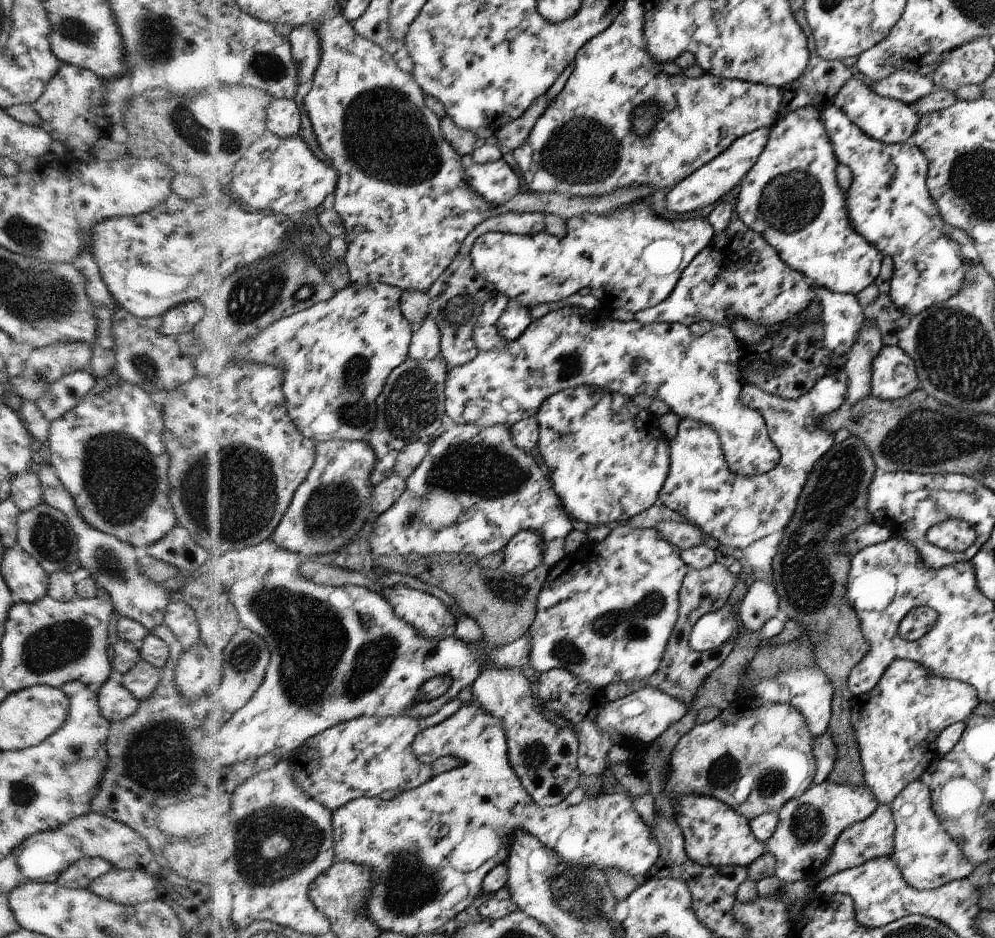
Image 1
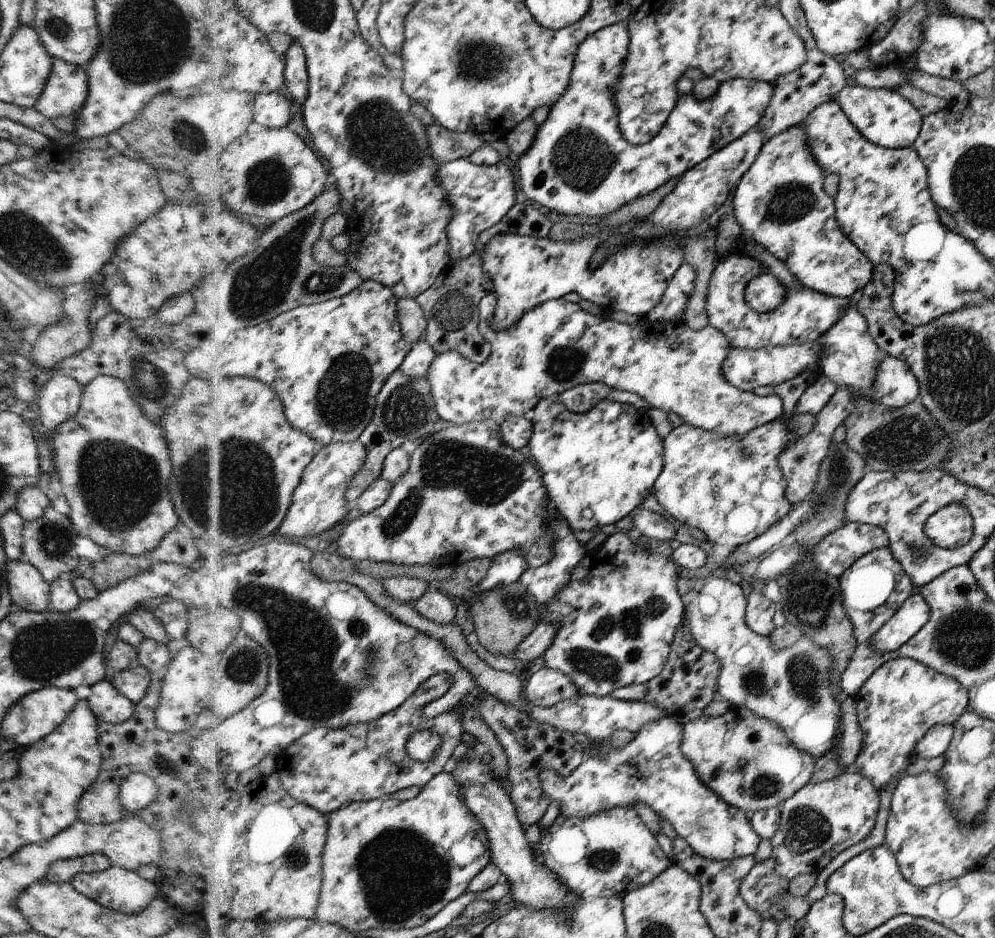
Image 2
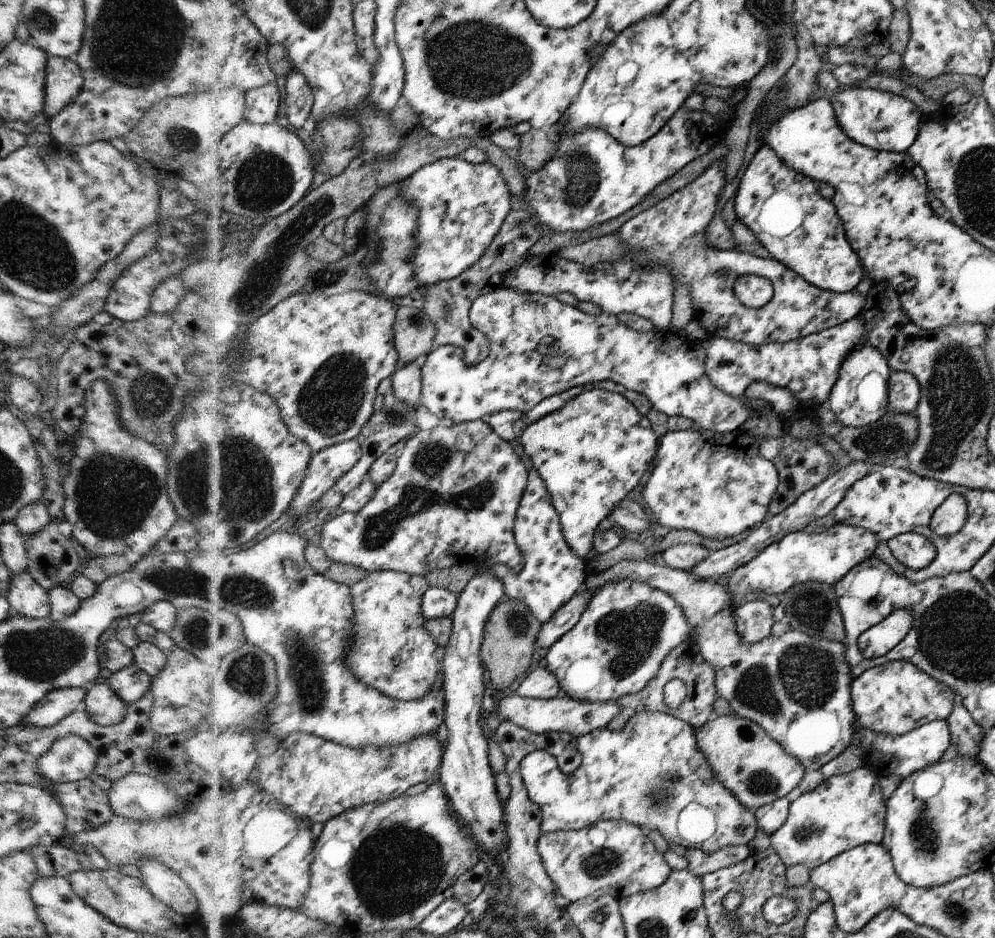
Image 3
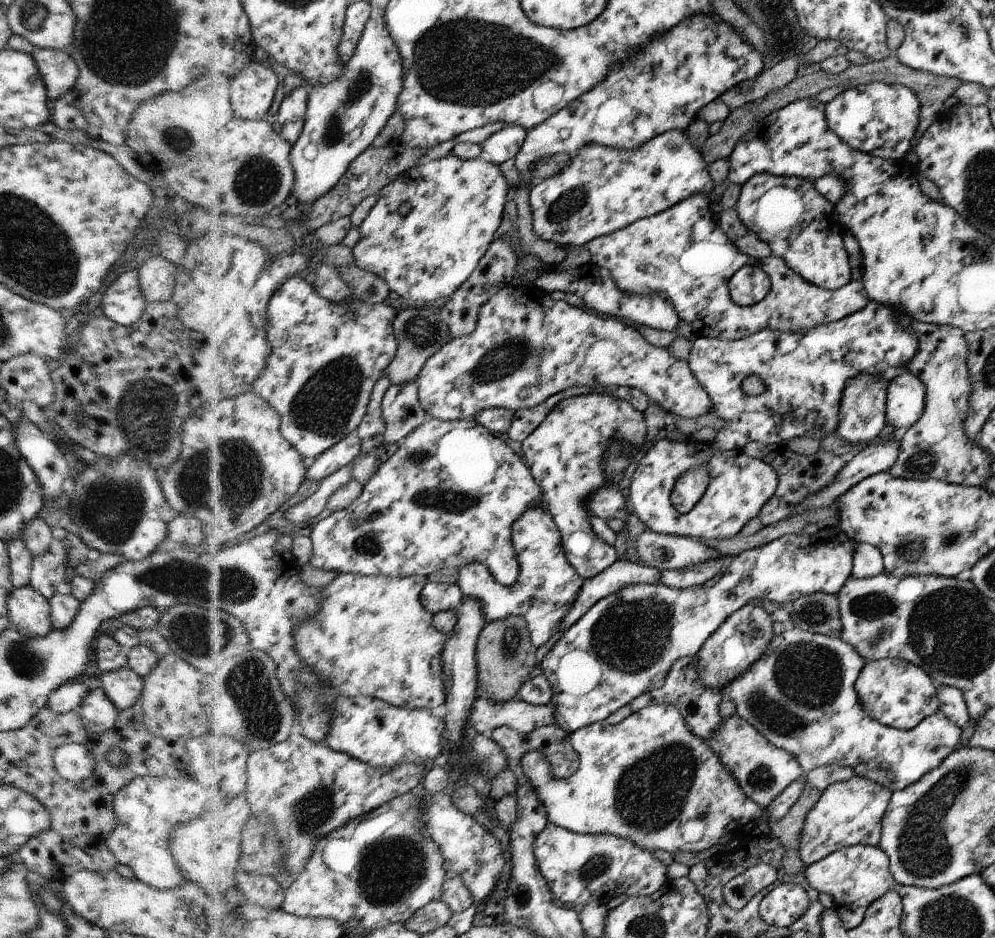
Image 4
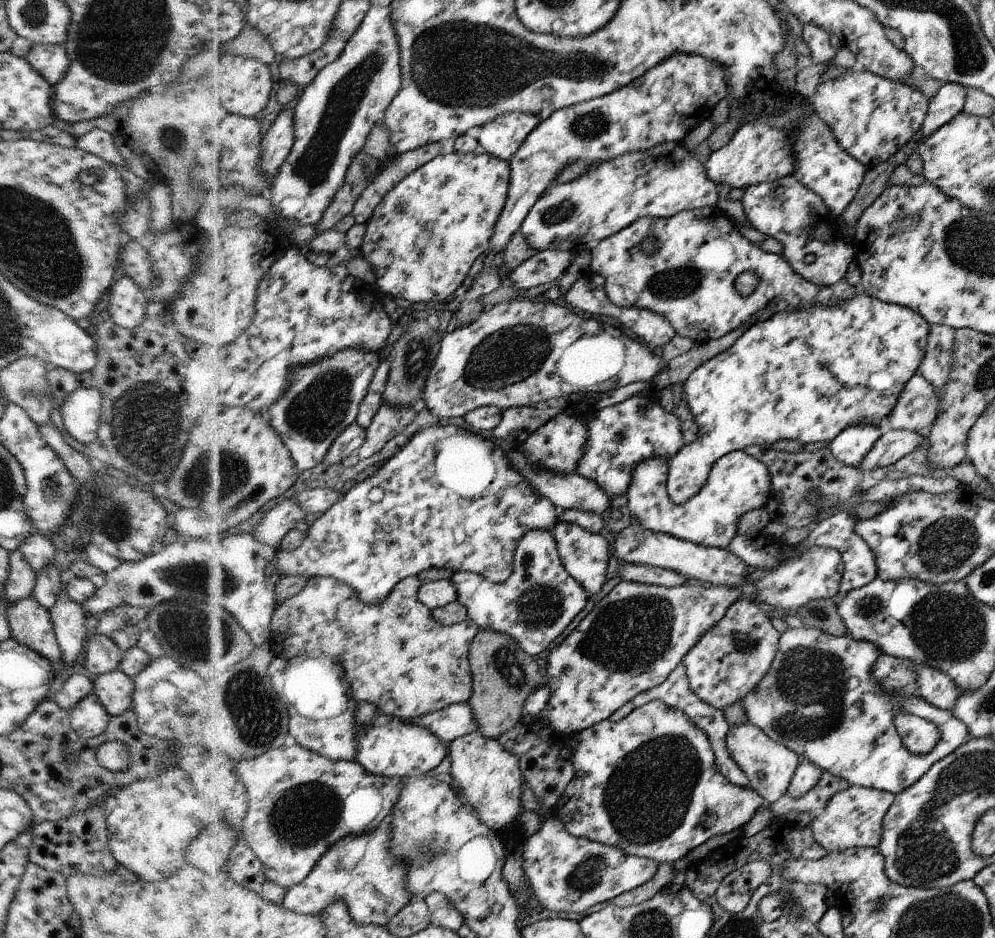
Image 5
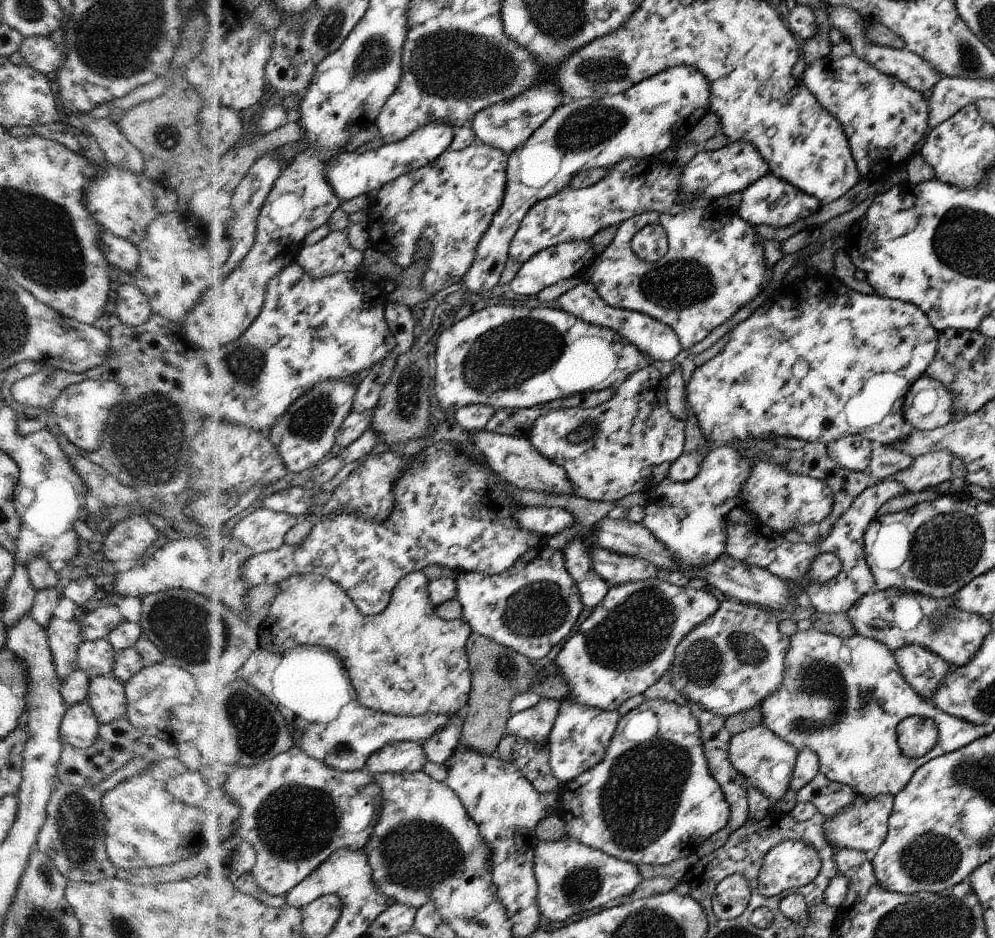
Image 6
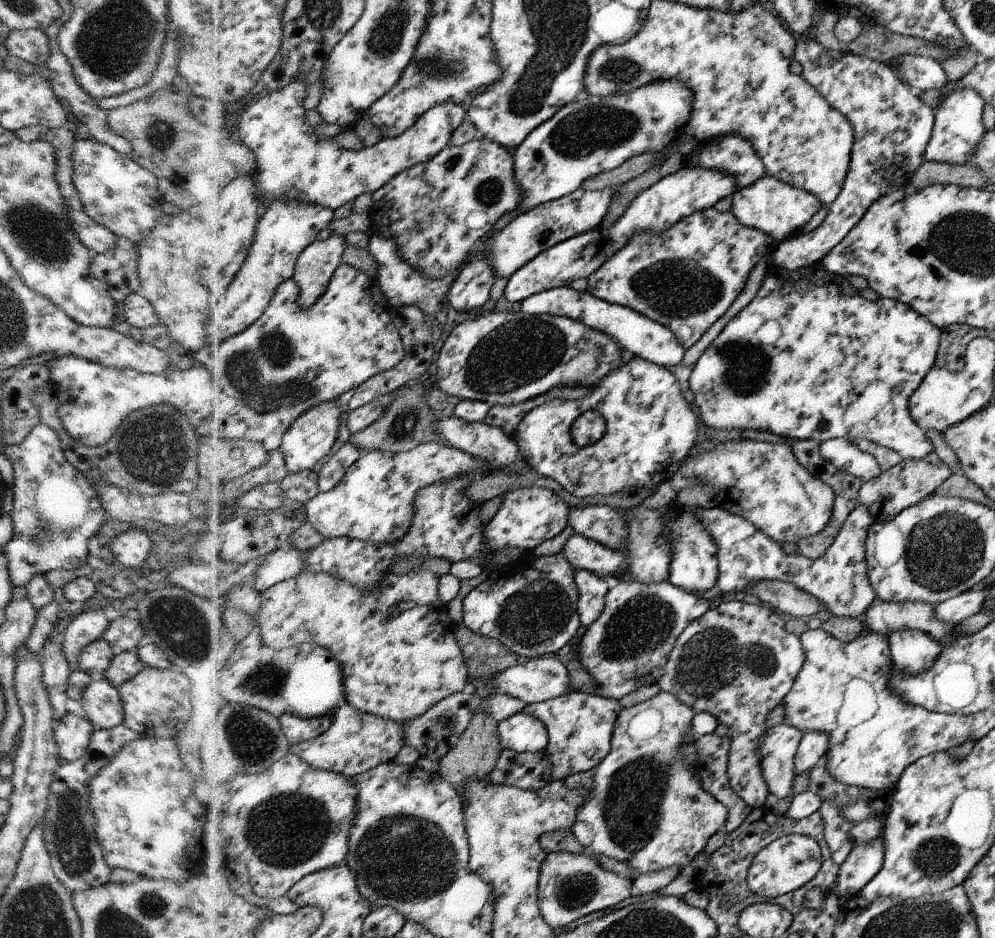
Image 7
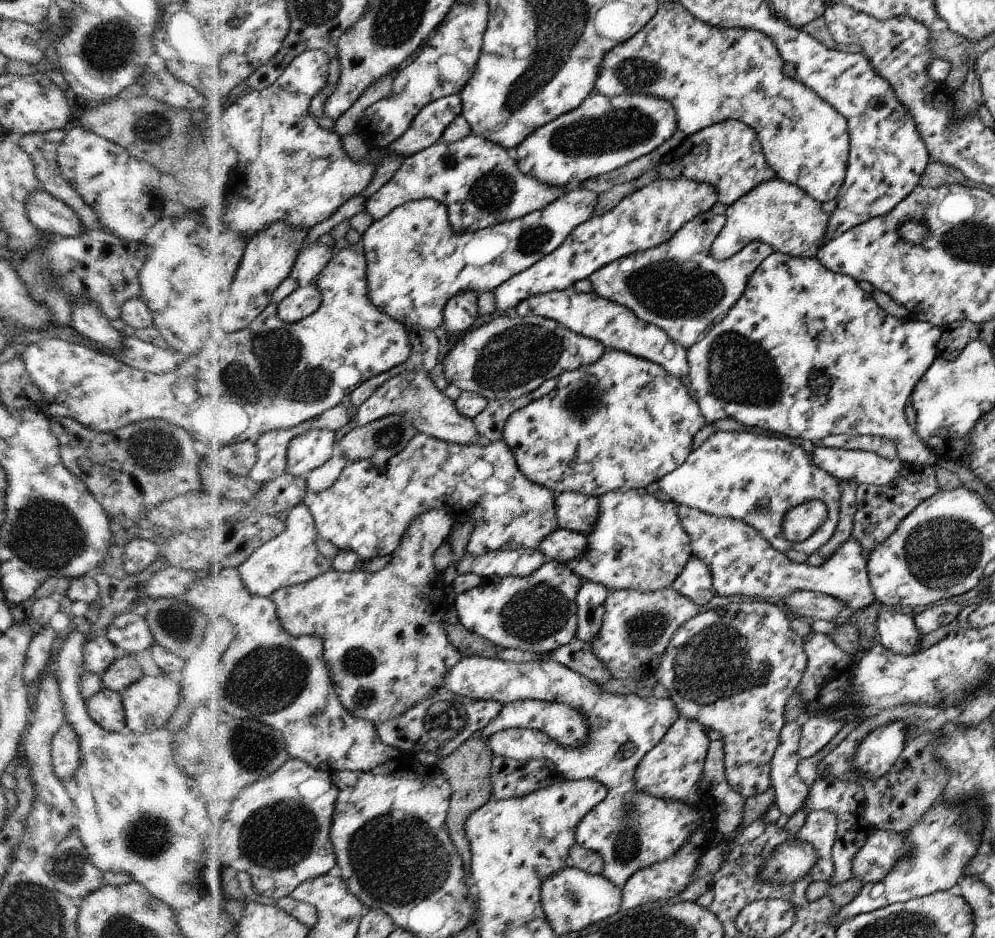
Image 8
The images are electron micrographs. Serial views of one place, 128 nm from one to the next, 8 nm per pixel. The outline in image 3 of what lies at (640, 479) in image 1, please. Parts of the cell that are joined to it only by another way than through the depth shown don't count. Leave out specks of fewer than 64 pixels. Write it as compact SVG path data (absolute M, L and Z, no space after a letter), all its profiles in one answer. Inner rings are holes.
M593 389L583 392L561 409L531 422L521 434L521 451L532 462L534 469L541 474L550 493L553 505L561 519L561 526L571 549L587 561L600 554L593 550L593 536L596 527L613 512L616 505L628 498L635 488L641 488L644 474L650 464L656 462L660 446L658 434L649 418L641 413L627 399L618 393Z

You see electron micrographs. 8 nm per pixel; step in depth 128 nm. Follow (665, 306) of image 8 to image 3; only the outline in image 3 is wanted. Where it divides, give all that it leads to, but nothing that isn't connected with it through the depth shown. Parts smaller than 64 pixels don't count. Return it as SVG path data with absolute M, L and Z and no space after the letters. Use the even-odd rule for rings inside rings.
M725 157L716 159L700 173L696 180L692 180L684 188L673 192L658 204L625 222L618 230L621 239L629 246L629 254L624 261L634 261L637 267L664 265L673 276L676 285L690 286L689 292L692 294L695 318L698 318L707 335L712 339L722 337L749 345L787 343L858 317L864 308L865 298L856 289L845 293L825 291L806 282L806 279L790 270L785 263L778 262L774 258L763 259L742 251L711 249L705 243L704 231L716 213L716 204L727 184L725 167ZM744 275L769 276L773 279L774 294L768 305L754 309L741 302L735 294L735 285L739 276Z

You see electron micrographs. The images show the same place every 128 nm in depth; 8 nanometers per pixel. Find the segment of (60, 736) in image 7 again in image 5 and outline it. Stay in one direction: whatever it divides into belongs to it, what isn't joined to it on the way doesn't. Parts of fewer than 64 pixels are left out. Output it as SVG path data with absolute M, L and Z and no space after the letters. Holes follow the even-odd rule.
M94 691L83 698L70 712L73 729L79 736L86 738L102 734L111 721L109 712Z

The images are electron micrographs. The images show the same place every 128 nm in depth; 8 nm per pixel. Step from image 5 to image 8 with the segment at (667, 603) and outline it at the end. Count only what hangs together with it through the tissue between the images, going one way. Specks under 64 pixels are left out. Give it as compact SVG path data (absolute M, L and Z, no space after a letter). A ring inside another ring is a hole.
M671 587L656 592L616 590L606 598L601 632L590 646L608 668L612 679L644 680L655 675L660 665L660 656L665 653L674 632L699 614L699 611L700 608L690 598L684 598Z

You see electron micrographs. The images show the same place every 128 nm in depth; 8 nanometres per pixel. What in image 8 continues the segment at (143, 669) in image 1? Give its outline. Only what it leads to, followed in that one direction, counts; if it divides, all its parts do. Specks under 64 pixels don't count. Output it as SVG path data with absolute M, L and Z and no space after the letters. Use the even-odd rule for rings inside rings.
M105 687L85 700L90 719L103 730L110 733L121 733L126 724L121 694Z

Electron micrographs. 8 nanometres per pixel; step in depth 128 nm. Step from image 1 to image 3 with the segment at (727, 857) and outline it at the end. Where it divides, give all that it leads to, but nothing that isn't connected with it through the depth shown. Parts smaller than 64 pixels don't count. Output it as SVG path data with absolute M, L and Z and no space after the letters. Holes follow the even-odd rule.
M639 712L629 718L626 726L620 731L612 731L607 726L604 729L598 729L590 734L577 737L577 747L581 752L581 763L572 774L564 774L557 765L557 758L546 751L534 751L522 759L520 765L520 779L524 781L528 796L534 804L540 807L543 814L542 833L567 830L580 830L587 826L594 826L600 821L618 820L618 822L630 822L636 824L638 828L649 832L660 832L668 844L684 846L686 849L698 849L704 852L716 852L728 846L748 845L756 835L758 829L757 815L754 810L742 806L742 803L726 788L721 781L715 778L713 771L710 770L707 760L702 751L697 747L696 730L694 727L682 719L676 718L671 714L663 712Z

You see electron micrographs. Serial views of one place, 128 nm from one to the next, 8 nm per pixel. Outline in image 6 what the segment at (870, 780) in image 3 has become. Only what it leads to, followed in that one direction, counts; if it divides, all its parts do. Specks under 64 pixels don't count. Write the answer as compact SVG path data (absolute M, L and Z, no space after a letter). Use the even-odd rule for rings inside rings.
M858 795L858 798L840 814L828 818L824 824L824 836L826 842L835 850L852 849L862 854L871 855L883 846L888 837L888 824L890 814L893 813L893 796L880 795L866 797Z

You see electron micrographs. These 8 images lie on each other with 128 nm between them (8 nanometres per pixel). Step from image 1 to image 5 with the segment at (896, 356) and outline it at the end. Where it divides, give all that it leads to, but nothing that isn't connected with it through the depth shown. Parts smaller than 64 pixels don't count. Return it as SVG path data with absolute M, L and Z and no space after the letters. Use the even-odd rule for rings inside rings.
M917 372L902 389L897 404L888 415L894 430L918 431L925 434L938 418L937 406L940 394L933 390L929 381Z

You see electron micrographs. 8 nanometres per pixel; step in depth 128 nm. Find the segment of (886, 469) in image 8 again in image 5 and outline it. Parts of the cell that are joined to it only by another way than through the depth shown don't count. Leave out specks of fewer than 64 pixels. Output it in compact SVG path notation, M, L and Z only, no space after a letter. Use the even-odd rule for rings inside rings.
M858 423L842 430L830 442L829 448L840 462L857 468L881 436L882 430L878 425Z

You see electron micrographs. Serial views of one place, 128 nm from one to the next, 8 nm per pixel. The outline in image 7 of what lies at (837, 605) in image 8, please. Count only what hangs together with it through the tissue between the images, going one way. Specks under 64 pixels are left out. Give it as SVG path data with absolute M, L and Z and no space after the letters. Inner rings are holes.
M778 580L756 582L747 593L758 596L762 604L778 608L783 614L794 619L815 615L822 608L818 598L790 583Z

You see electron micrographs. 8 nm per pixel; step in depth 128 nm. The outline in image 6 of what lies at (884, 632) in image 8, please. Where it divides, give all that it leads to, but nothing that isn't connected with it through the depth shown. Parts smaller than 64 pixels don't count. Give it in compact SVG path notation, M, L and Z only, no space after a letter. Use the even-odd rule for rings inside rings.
M906 644L893 653L906 682L910 683L916 694L926 700L936 694L940 682L952 669L938 654L918 644Z

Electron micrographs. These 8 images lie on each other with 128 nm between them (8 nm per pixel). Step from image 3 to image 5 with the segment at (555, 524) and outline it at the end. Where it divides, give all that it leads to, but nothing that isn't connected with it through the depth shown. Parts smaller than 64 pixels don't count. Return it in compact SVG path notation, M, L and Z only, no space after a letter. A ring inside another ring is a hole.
M527 530L517 542L513 562L513 574L503 583L493 583L484 575L475 572L458 571L453 578L458 587L457 601L467 608L469 618L477 622L481 629L512 635L521 644L522 650L536 657L566 630L566 626L578 616L578 612L582 612L588 598L581 583L565 569L560 548L549 530Z

